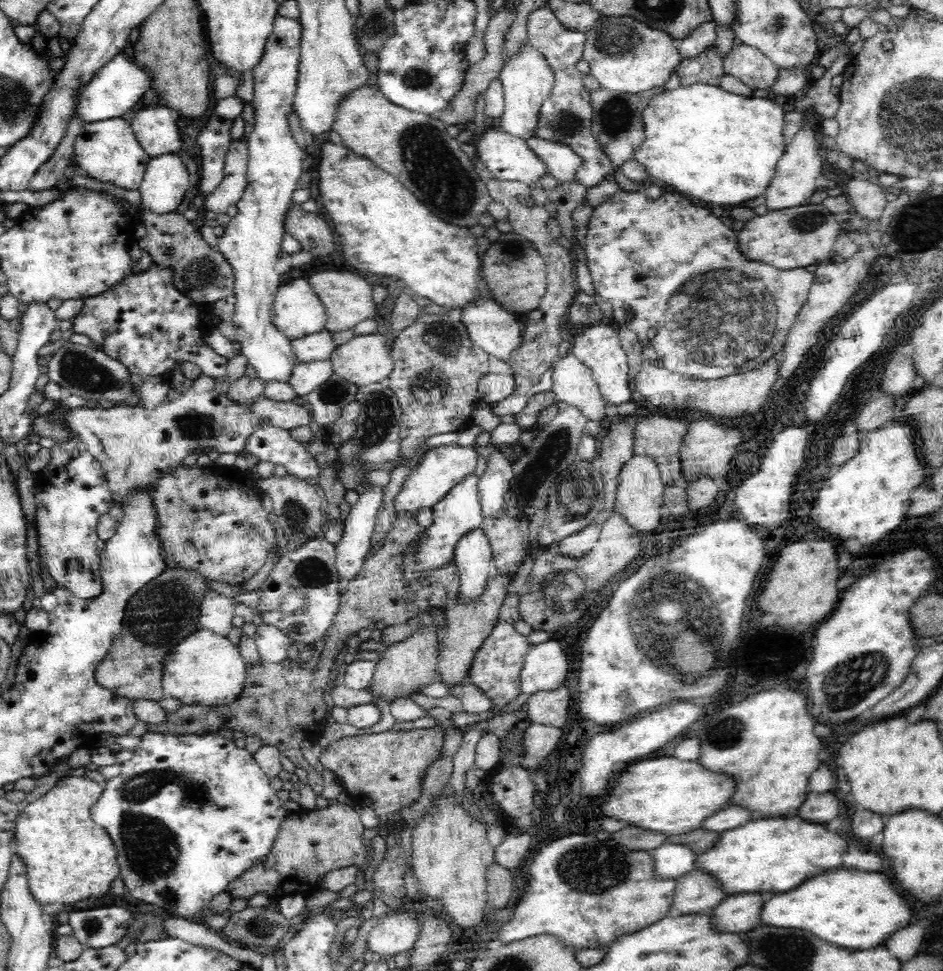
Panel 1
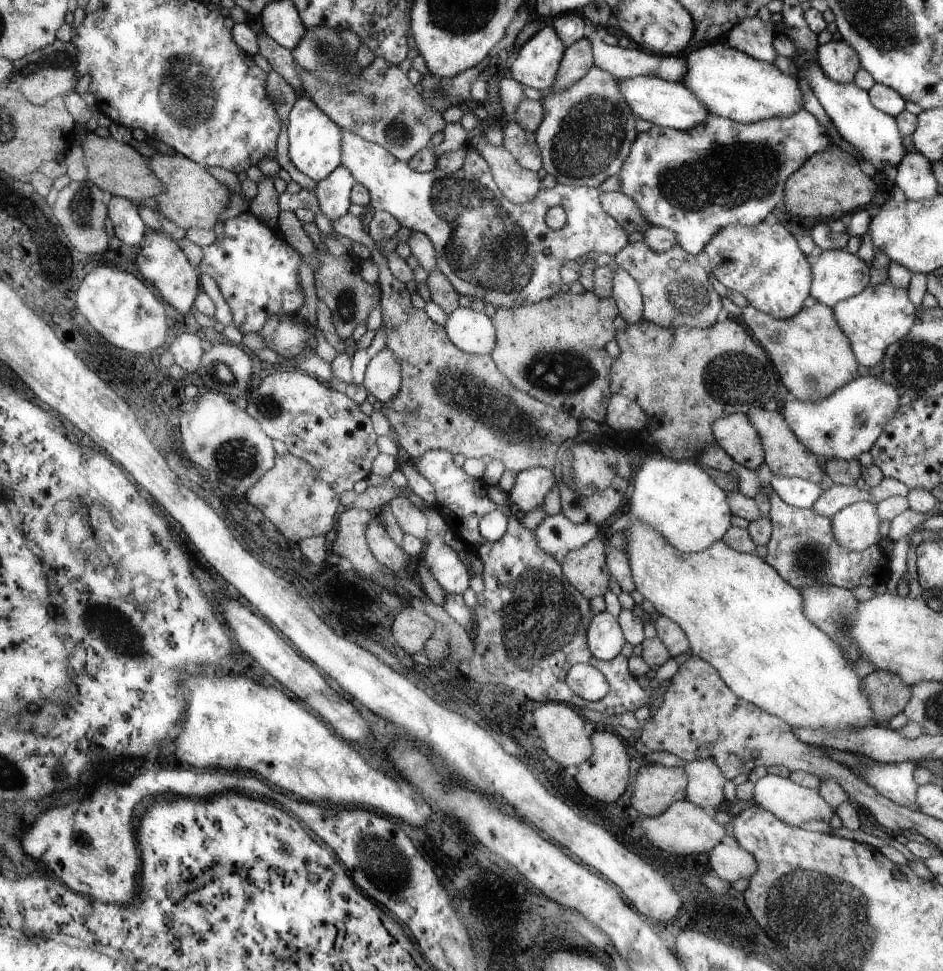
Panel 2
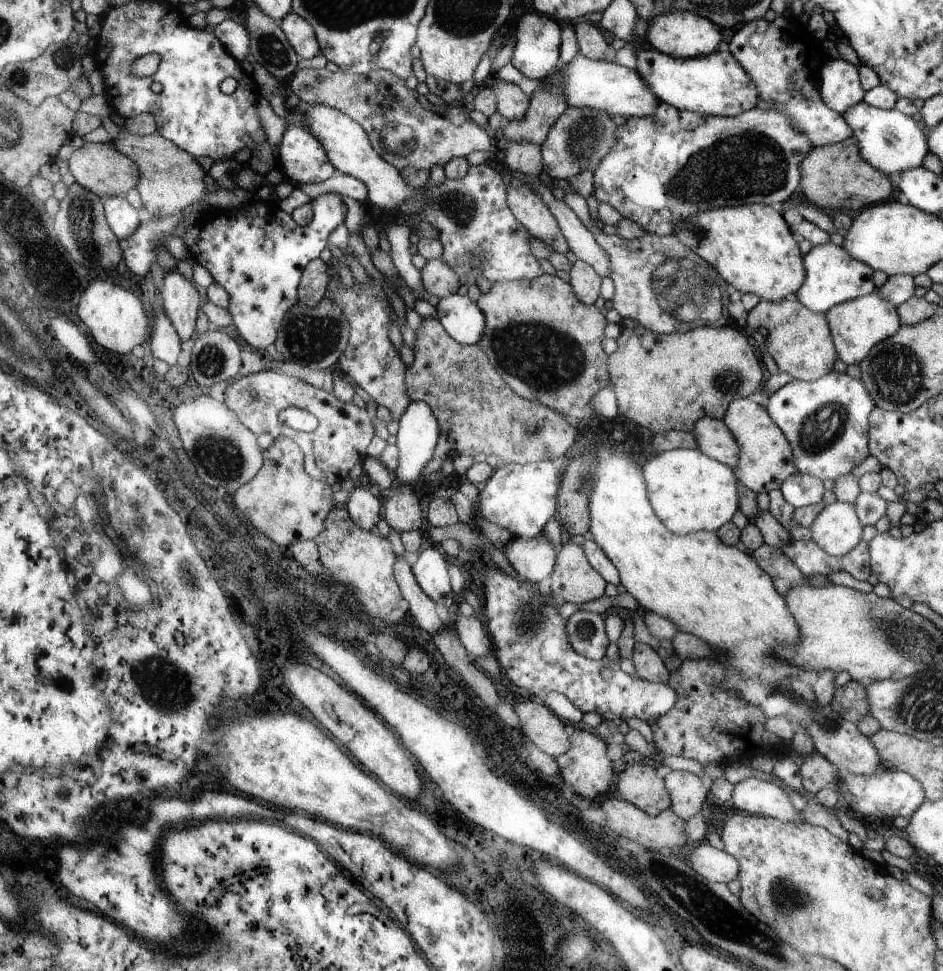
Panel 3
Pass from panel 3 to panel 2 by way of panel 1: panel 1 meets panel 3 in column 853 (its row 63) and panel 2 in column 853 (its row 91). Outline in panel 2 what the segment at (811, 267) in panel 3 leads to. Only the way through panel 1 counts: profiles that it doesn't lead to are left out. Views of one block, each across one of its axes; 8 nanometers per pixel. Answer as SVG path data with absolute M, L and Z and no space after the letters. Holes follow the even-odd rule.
M843 249L823 250L813 267L811 296L817 303L834 308L870 286L871 269L857 254Z

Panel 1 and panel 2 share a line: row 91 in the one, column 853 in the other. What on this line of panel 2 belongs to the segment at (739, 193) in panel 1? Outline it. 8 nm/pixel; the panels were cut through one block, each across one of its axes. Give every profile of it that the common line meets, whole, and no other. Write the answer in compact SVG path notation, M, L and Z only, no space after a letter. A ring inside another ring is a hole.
M634 519L624 528L624 544L626 545L625 554L629 563L631 576L635 585L635 590L640 593L645 600L648 600L652 606L660 613L662 617L667 617L676 622L682 628L685 635L688 636L689 646L692 654L697 658L709 663L717 672L724 682L738 696L747 702L753 703L754 706L760 707L761 710L767 711L773 716L784 720L790 727L809 727L823 728L828 727L830 730L836 727L847 727L848 725L856 725L857 727L871 727L872 725L881 725L881 719L876 718L876 712L870 704L868 691L865 690L864 678L859 678L854 673L854 665L850 665L849 661L844 657L842 650L806 616L804 610L804 598L796 587L786 583L776 571L765 560L758 558L752 553L741 553L733 550L728 544L722 540L714 542L704 551L698 553L684 553L671 546L658 530L655 530L650 524Z

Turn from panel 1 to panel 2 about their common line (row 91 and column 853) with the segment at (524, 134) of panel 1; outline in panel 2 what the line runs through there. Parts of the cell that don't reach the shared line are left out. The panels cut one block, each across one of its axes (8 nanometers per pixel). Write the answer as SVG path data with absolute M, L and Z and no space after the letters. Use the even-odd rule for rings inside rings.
M859 501L832 517L832 530L836 540L846 551L862 551L882 540L878 526L881 519L876 515L874 504Z

